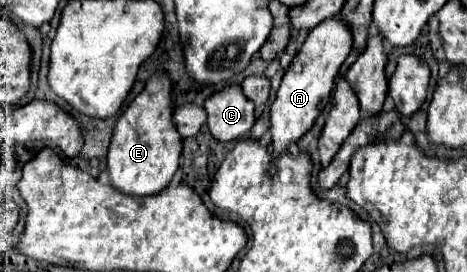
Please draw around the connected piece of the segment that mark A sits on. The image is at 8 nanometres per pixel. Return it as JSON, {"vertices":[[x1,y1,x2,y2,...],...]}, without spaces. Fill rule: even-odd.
{"vertices":[[336,16,332,22,320,22,312,34,308,34,302,50,294,56,278,88,276,100,270,106,270,132,272,132,272,158,282,156,292,142,298,142,320,116,322,108,330,100,334,78,352,50,352,34,344,30,344,22]]}

